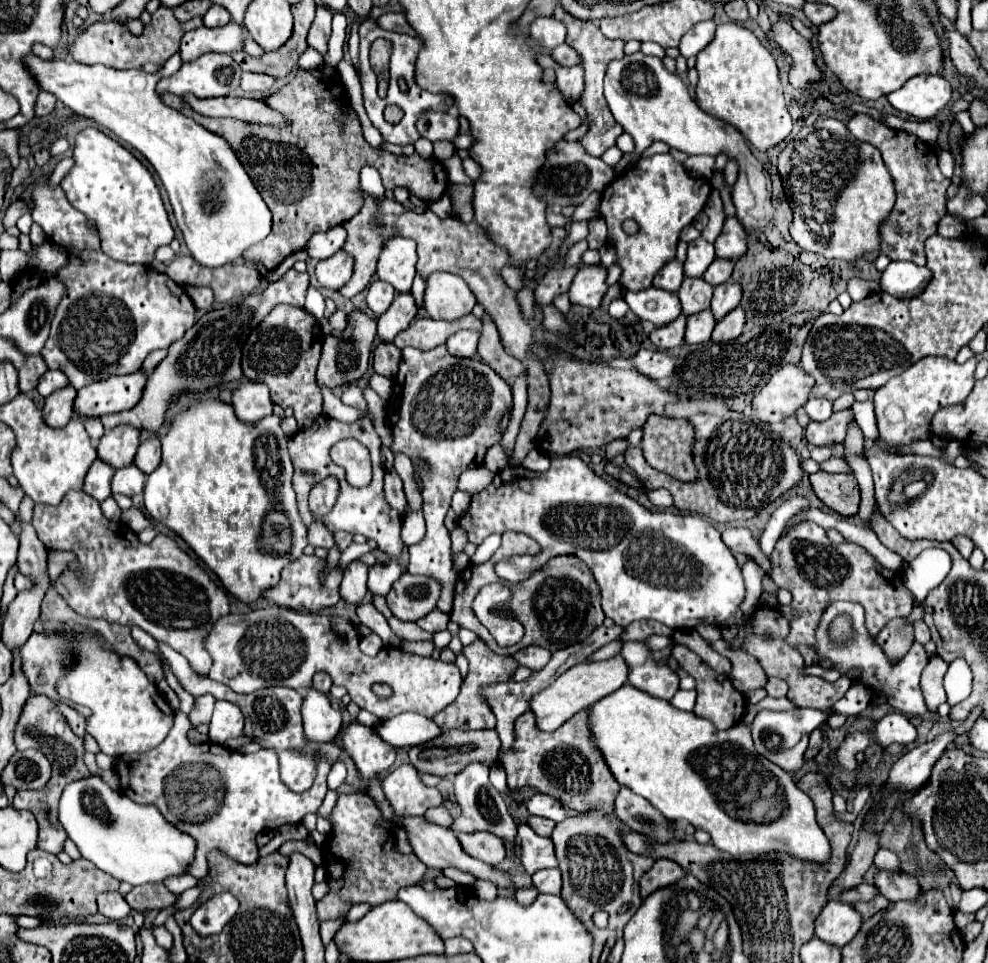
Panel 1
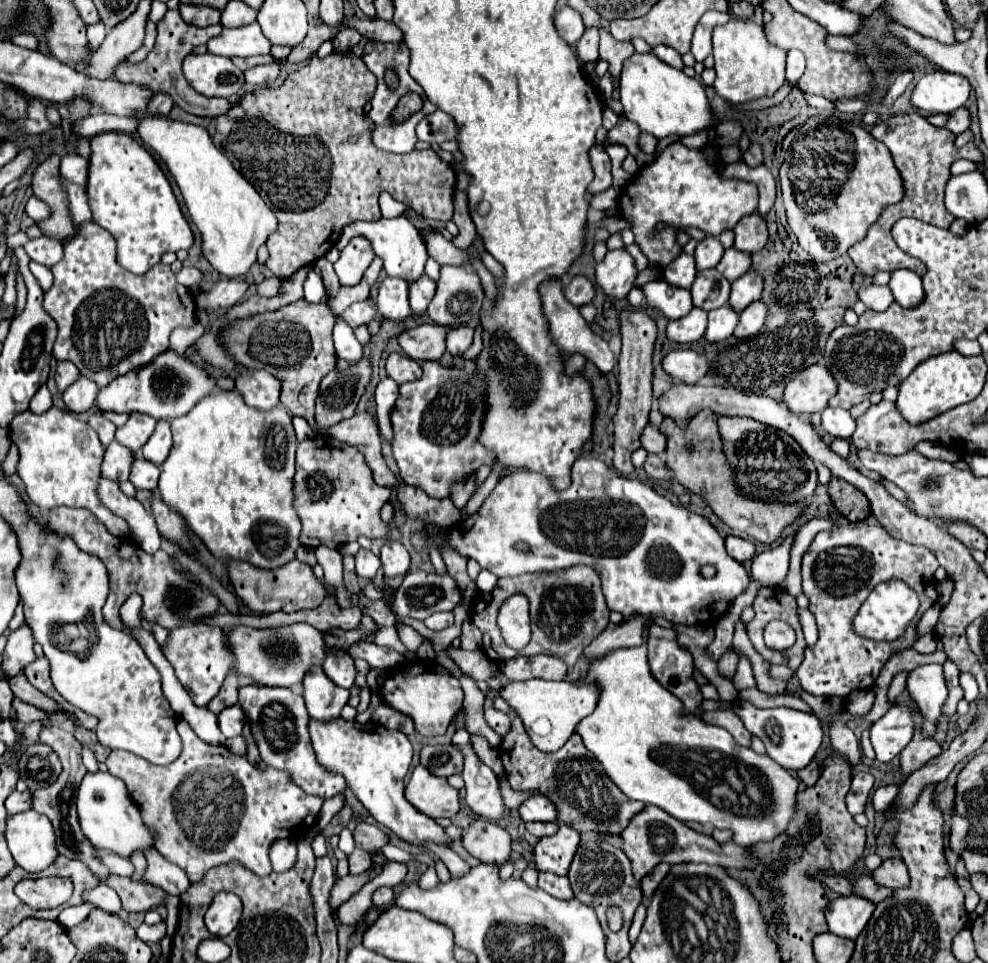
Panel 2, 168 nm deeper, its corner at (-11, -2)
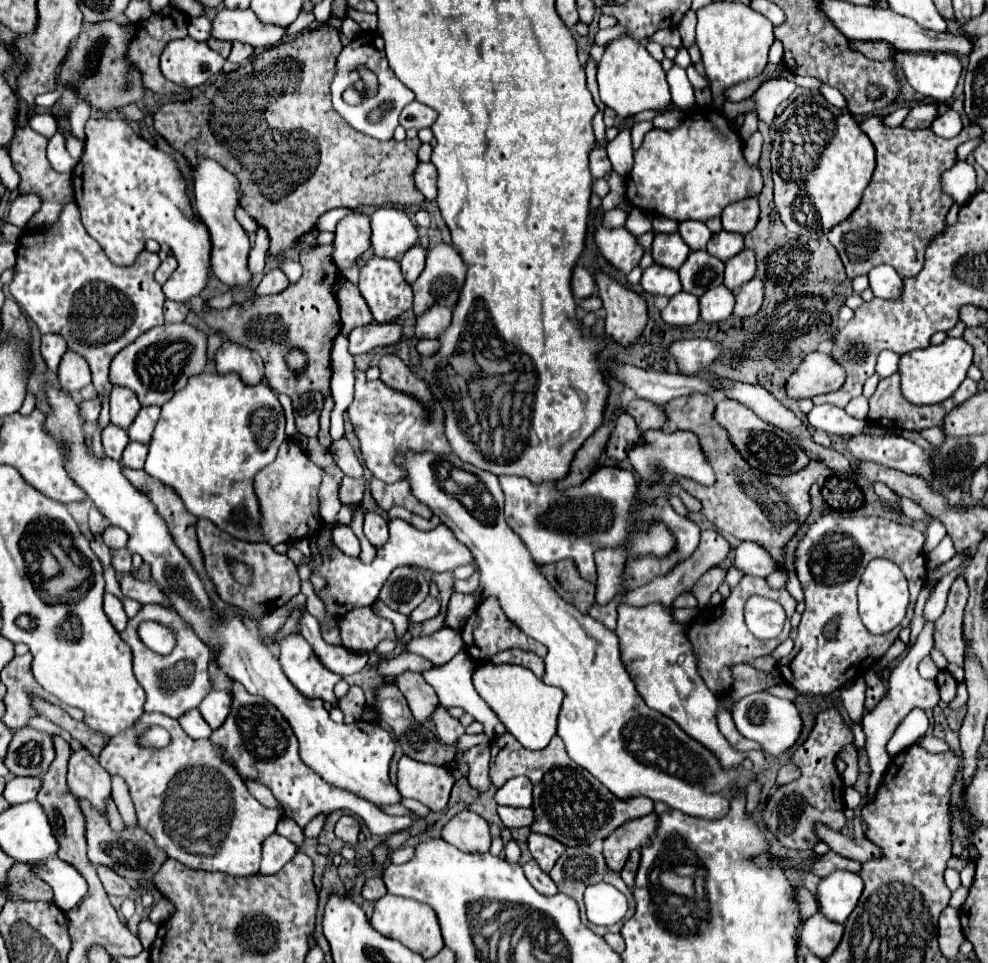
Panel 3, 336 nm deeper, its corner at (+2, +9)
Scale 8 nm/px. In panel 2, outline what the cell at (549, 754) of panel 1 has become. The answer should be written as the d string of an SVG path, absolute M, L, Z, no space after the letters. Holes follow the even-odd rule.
M513 718L513 726L509 734L503 738L499 746L499 754L503 760L505 776L513 790L529 792L537 790L547 796L557 810L557 824L567 824L575 828L579 834L621 834L633 816L645 810L643 802L633 802L605 778L601 764L589 754L581 742L579 734L573 734L567 744L553 754L541 754L525 734L525 728L517 718Z

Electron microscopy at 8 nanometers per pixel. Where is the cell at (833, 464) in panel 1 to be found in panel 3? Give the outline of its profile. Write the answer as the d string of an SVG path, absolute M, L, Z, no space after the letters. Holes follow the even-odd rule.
M900 497L900 509L902 509L904 515L910 517L910 519L916 519L916 521L926 521L926 519L928 519L928 515L922 511L922 507L916 505L914 501L906 499L906 497Z

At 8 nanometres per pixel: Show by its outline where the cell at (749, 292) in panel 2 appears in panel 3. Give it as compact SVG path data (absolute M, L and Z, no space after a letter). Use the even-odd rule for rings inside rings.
M750 249L740 251L740 255L732 257L726 261L726 271L724 271L724 285L730 291L738 291L744 283L748 283L756 273L756 259Z

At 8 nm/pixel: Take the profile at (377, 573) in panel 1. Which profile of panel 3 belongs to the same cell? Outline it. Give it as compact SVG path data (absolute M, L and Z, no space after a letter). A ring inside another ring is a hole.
M364 513L364 535L368 537L368 541L380 549L384 547L384 543L388 543L388 523L382 515L378 513Z

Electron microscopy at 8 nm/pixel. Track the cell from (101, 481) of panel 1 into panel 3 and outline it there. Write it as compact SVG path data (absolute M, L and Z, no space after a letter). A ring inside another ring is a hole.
M108 425L104 431L102 431L102 445L104 445L104 453L106 457L114 459L114 461L120 461L122 457L122 451L126 449L128 445L128 435L124 429L116 427L116 425Z

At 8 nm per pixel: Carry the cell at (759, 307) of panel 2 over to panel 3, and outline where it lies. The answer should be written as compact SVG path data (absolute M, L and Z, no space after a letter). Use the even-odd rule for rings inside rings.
M754 277L752 281L748 281L738 293L736 293L736 305L734 305L734 313L732 317L752 317L760 311L762 305L762 297L764 297L764 285L758 277Z

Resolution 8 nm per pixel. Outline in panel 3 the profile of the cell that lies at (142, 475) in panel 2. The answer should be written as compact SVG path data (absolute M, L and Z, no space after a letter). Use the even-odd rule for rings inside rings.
M128 443L128 447L122 453L120 465L122 467L130 467L130 469L142 469L144 461L148 455L148 445L142 443Z

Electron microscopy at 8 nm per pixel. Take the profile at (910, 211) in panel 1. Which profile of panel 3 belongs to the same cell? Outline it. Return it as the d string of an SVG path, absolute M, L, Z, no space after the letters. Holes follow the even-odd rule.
M870 115L860 119L860 129L876 147L876 171L864 191L860 207L838 223L828 233L828 239L852 279L866 275L880 263L892 265L900 277L914 277L924 265L924 247L946 227L944 217L954 201L942 193L940 175L956 163L956 147L966 142L966 135L962 135L966 127L958 136L942 139L932 129L888 127L882 115Z

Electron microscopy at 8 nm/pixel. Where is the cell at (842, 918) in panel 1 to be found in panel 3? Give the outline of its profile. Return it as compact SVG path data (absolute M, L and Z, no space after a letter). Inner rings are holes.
M834 871L818 883L820 913L834 923L844 923L862 895L862 879L850 871Z

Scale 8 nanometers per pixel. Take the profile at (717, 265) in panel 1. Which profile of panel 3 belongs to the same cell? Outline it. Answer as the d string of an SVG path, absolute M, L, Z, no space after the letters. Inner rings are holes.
M720 231L716 235L712 235L712 239L708 241L706 251L710 255L716 255L722 261L728 261L730 257L738 255L744 249L744 237L736 235L736 233L728 233L728 231Z

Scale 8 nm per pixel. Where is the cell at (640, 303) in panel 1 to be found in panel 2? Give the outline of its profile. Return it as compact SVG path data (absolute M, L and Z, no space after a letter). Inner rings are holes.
M657 280L657 282L645 284L643 292L645 292L645 298L649 300L649 306L661 310L671 320L683 318L693 308L689 290L671 286L665 280Z

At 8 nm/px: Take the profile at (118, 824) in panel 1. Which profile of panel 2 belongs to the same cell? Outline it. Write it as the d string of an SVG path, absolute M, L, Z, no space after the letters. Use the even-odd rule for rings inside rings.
M109 772L85 774L77 792L77 812L79 812L79 822L81 822L85 836L93 842L97 850L105 848L123 858L129 858L131 852L153 846L153 836L145 828L133 798L129 798L125 782L121 782L121 778Z

